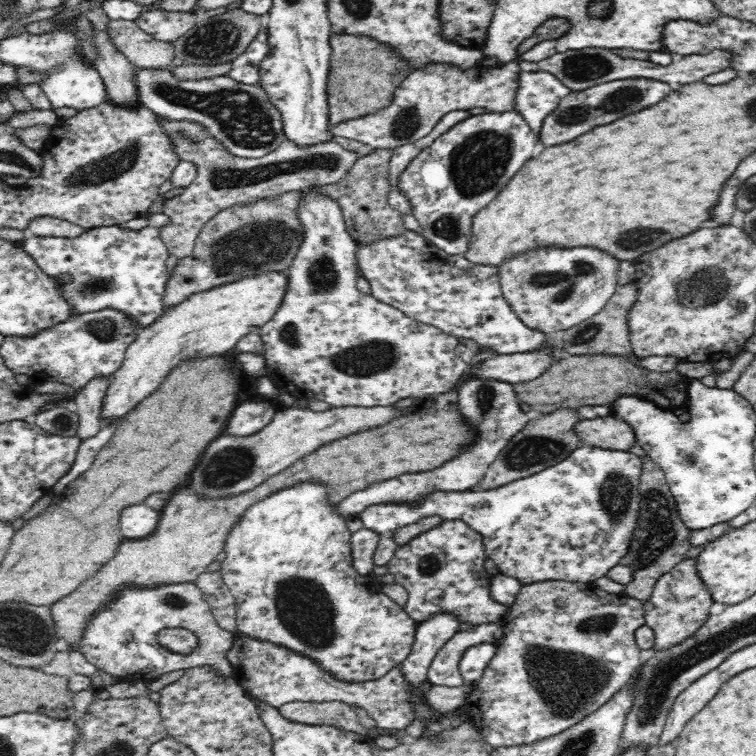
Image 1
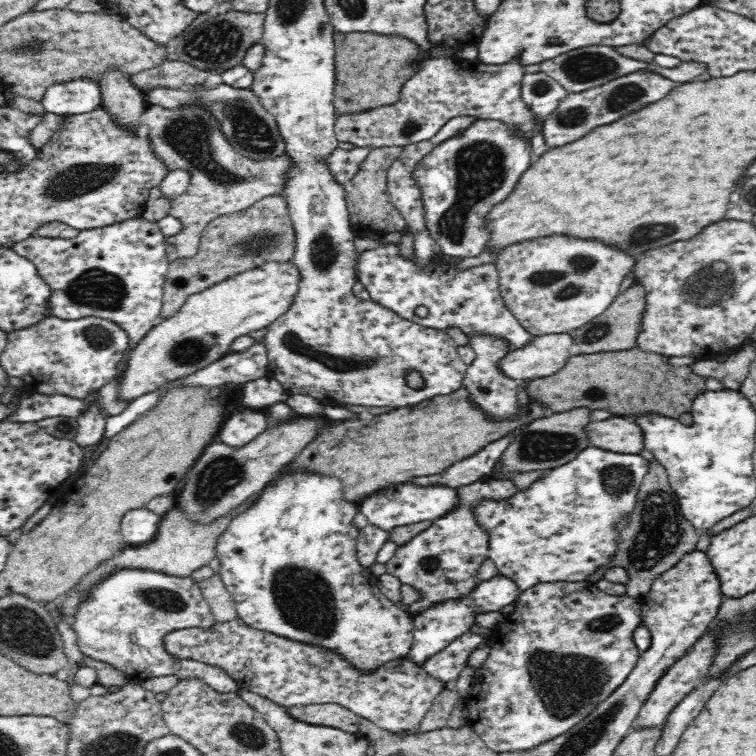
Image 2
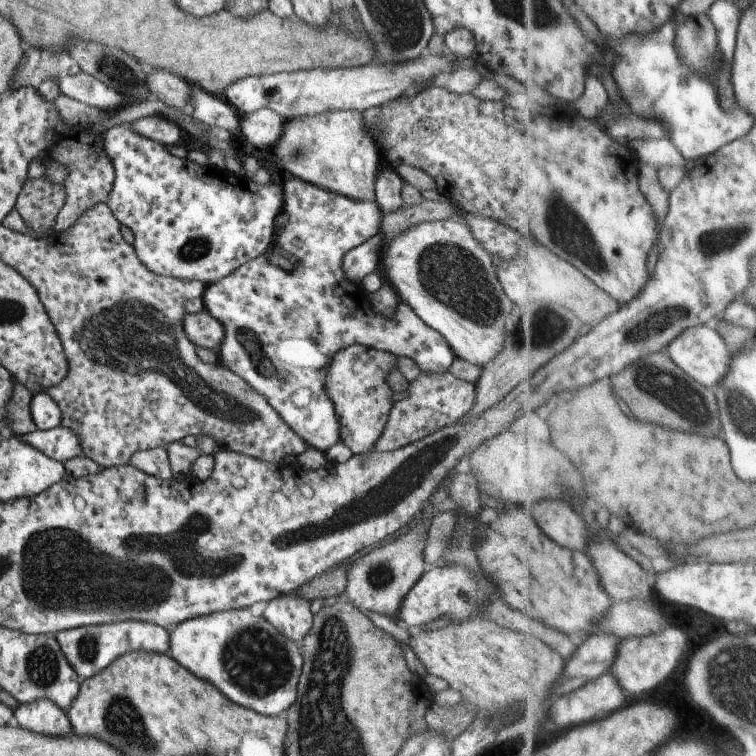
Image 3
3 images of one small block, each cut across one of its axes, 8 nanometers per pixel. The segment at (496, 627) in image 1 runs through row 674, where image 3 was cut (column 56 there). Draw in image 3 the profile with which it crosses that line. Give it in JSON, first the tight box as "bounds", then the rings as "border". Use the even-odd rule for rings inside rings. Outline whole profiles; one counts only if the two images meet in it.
{"bounds":[20,427,82,463],"border":[[[57,427],[46,431],[35,432],[20,436],[26,445],[43,453],[47,458],[58,463],[64,463],[76,456],[82,455],[80,440],[65,427]]]}

